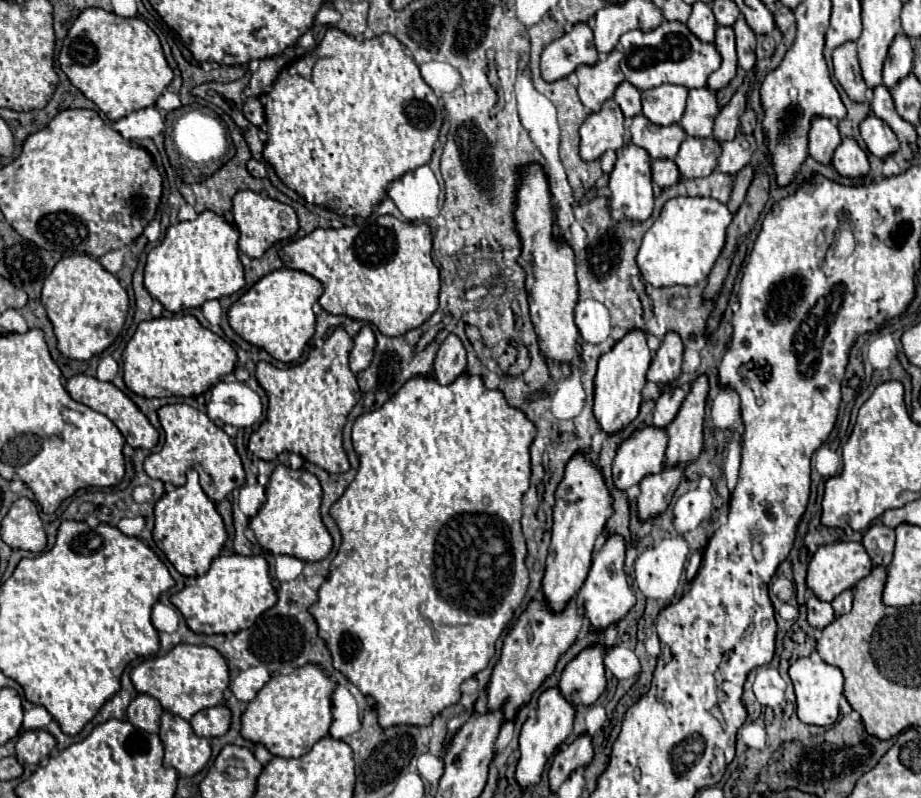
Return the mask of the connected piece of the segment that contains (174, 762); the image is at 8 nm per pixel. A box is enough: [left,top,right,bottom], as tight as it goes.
[159,712,211,776]

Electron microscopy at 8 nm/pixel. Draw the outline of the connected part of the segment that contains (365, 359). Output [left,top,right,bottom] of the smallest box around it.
[349,326,375,374]

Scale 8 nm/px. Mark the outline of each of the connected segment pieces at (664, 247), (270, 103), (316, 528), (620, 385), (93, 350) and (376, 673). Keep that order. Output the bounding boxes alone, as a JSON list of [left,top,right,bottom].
[[637,196,733,286],[263,28,443,218],[249,466,333,562],[595,328,651,432],[41,254,129,360],[309,374,535,728]]

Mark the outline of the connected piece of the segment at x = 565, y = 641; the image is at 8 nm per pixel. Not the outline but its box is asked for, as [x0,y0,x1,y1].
[487,594,585,720]

